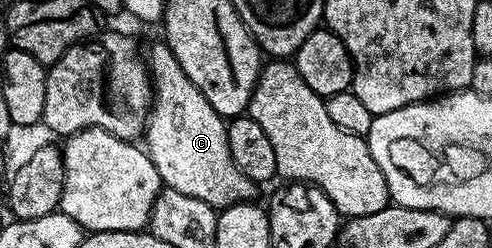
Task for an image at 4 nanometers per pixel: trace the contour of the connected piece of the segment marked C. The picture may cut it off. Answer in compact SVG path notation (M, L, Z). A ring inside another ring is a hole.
M158 40L147 50L147 69L153 83L153 105L149 112L149 120L145 123L143 146L149 159L155 164L162 183L175 192L183 192L183 196L195 196L195 200L203 200L214 208L234 206L240 202L248 202L254 197L255 183L231 160L231 148L227 148L227 122L211 104L207 104L207 96L191 84L187 72L179 68L179 60L175 60L175 52L164 41Z

